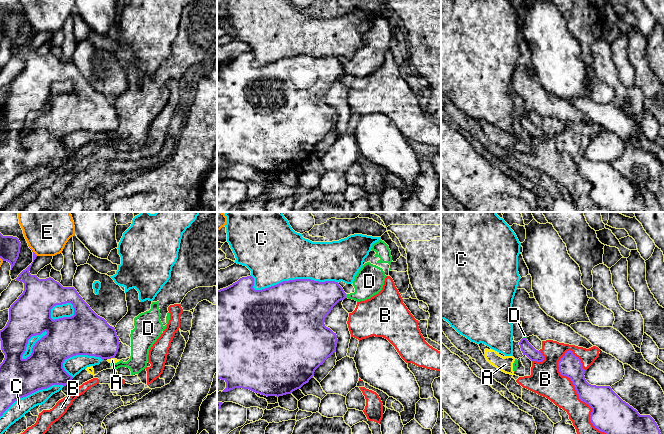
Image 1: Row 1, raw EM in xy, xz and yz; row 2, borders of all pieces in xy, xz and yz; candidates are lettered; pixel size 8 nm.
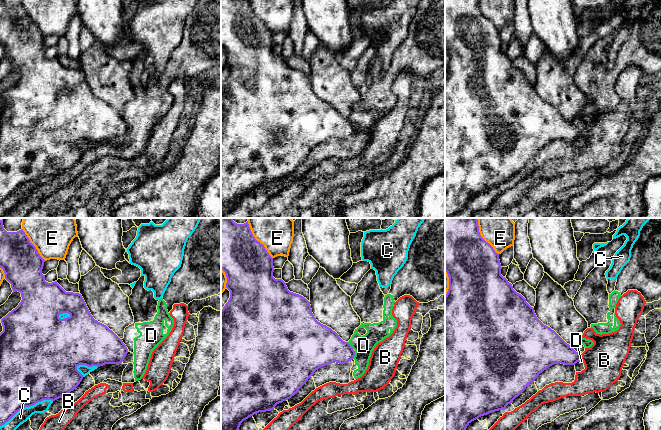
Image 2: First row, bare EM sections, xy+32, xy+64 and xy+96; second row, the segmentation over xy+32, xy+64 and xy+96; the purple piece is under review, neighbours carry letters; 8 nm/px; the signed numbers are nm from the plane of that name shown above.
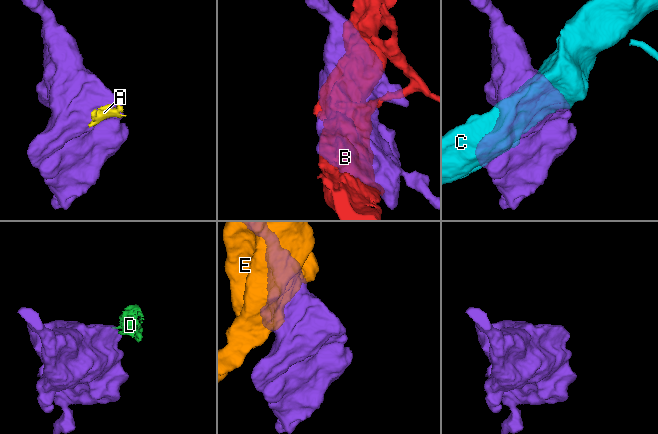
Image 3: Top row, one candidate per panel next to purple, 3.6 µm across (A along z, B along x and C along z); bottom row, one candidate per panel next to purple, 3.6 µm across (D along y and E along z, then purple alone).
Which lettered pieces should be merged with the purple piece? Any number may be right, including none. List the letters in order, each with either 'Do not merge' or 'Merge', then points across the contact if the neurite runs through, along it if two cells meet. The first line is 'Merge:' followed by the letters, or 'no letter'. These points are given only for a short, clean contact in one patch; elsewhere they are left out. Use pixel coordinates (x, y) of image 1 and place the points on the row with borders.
Merge: no letter
A: Do not merge
B: Do not merge
C: Do not merge
D: Do not merge. Boundary: xz (345, 294), (346, 297)
E: Do not merge

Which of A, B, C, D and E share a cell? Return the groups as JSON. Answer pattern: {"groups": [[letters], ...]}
{"groups": [["A", "B", "D"], ["C"], ["E"]]}

